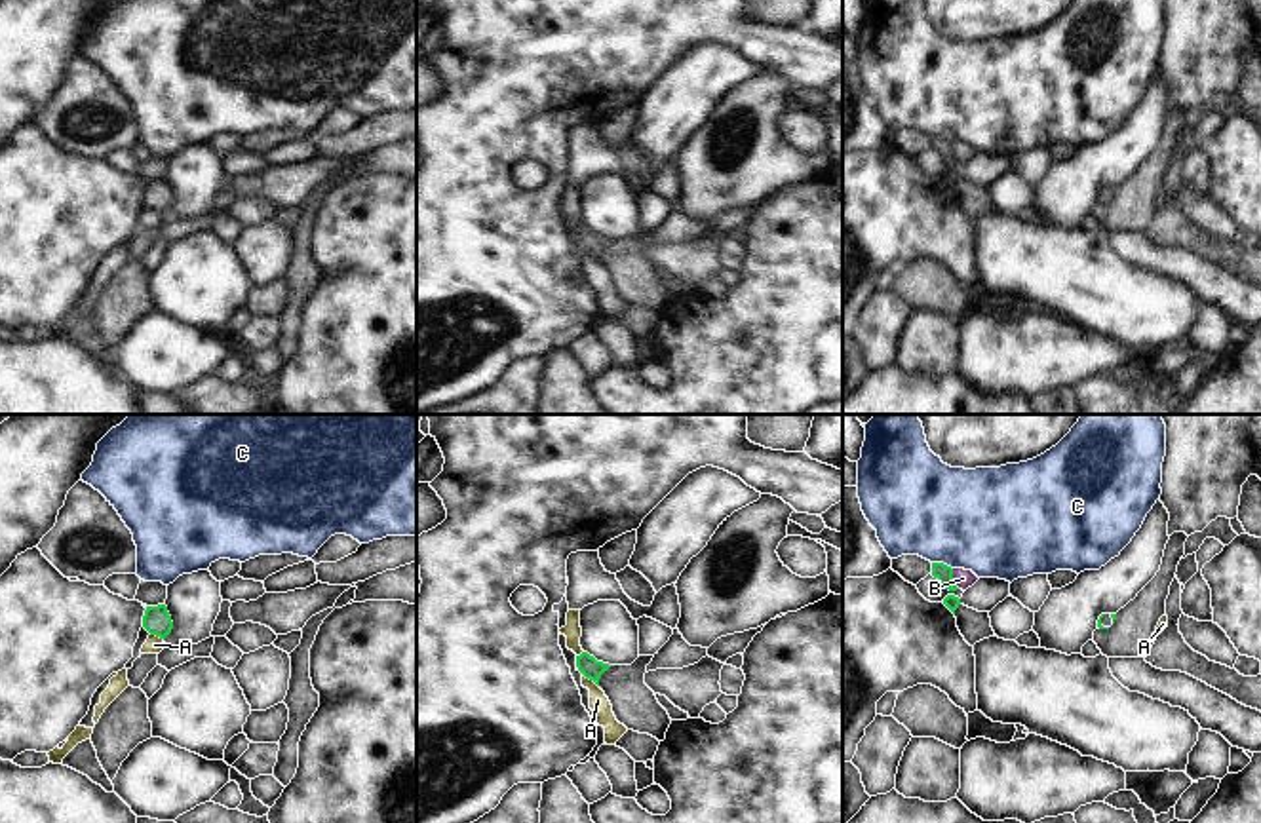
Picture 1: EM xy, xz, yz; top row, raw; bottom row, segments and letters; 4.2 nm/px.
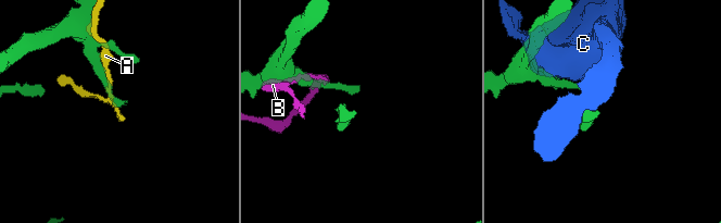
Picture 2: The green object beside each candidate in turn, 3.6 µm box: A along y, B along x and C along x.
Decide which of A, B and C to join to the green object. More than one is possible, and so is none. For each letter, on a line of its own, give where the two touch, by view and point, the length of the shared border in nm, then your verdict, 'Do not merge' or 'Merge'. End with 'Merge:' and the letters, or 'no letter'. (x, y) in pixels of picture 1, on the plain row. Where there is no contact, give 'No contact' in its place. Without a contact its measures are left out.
A: Touches green at xz (590, 253). Shared border 90 nm. Do not merge
B: Touches green at yz (951, 153). Shared border 90 nm. Do not merge
C: Touches green at yz (942, 137). Shared border 90 nm. Do not merge
Merge: no letter.

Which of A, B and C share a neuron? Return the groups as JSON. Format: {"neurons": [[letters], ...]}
{"neurons": [["A"], ["B"], ["C"]]}

